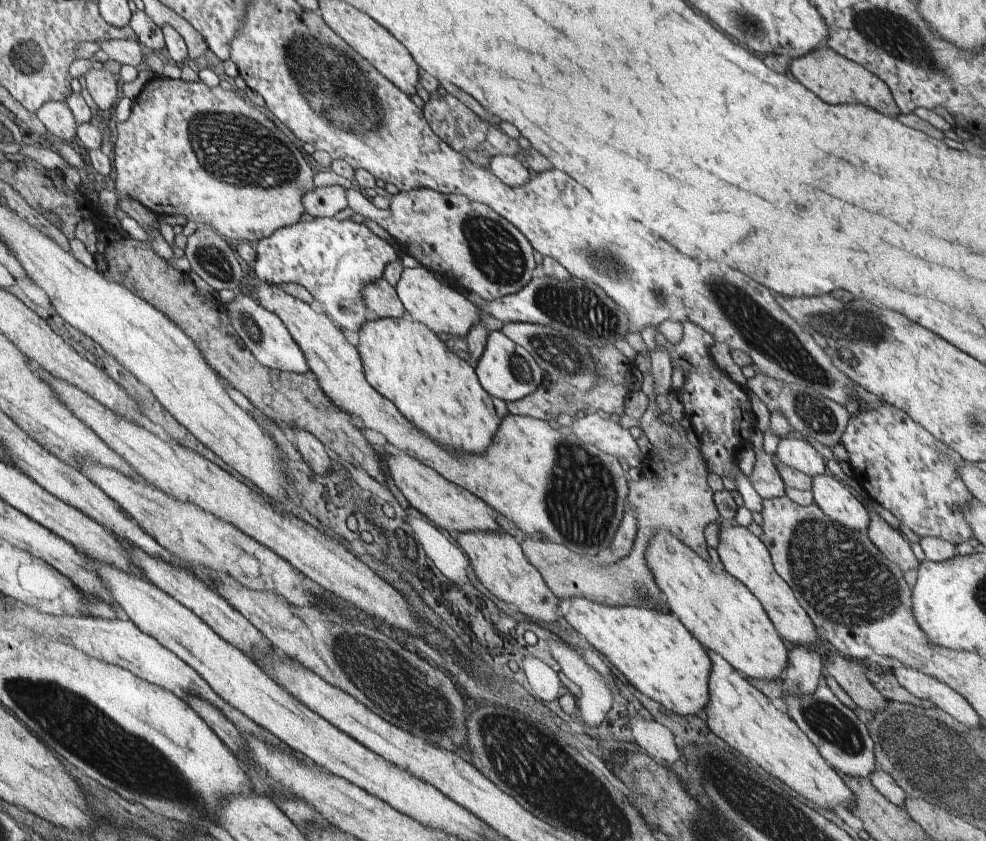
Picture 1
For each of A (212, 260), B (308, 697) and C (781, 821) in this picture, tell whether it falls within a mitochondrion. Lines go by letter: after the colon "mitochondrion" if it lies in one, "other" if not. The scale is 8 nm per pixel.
A: mitochondrion
B: other
C: mitochondrion

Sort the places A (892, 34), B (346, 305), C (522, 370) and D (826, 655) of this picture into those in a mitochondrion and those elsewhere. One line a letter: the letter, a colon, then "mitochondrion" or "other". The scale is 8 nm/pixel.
A: mitochondrion
B: mitochondrion
C: mitochondrion
D: other

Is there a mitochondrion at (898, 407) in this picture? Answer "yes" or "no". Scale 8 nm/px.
no

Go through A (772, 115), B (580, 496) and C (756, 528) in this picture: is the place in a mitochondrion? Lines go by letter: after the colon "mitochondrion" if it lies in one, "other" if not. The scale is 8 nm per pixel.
A: other
B: mitochondrion
C: other

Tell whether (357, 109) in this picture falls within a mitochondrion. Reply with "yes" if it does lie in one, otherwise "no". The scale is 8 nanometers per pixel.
yes

